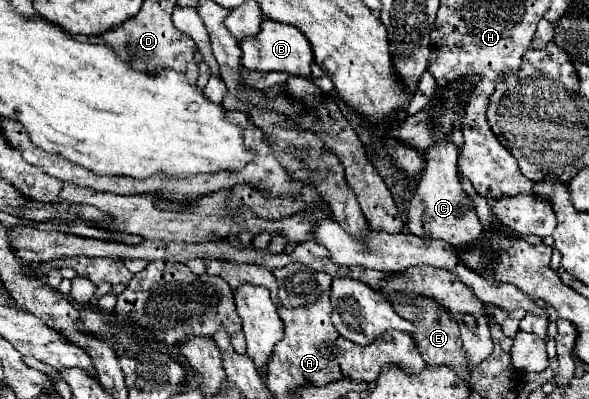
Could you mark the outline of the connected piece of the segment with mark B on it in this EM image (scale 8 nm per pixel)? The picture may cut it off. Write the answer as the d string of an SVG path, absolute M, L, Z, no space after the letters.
M265 19L261 23L261 33L257 37L241 41L239 47L243 51L243 55L241 55L243 67L247 67L251 71L285 71L289 75L311 77L313 49L307 43L307 37L293 25L275 23L271 19Z

